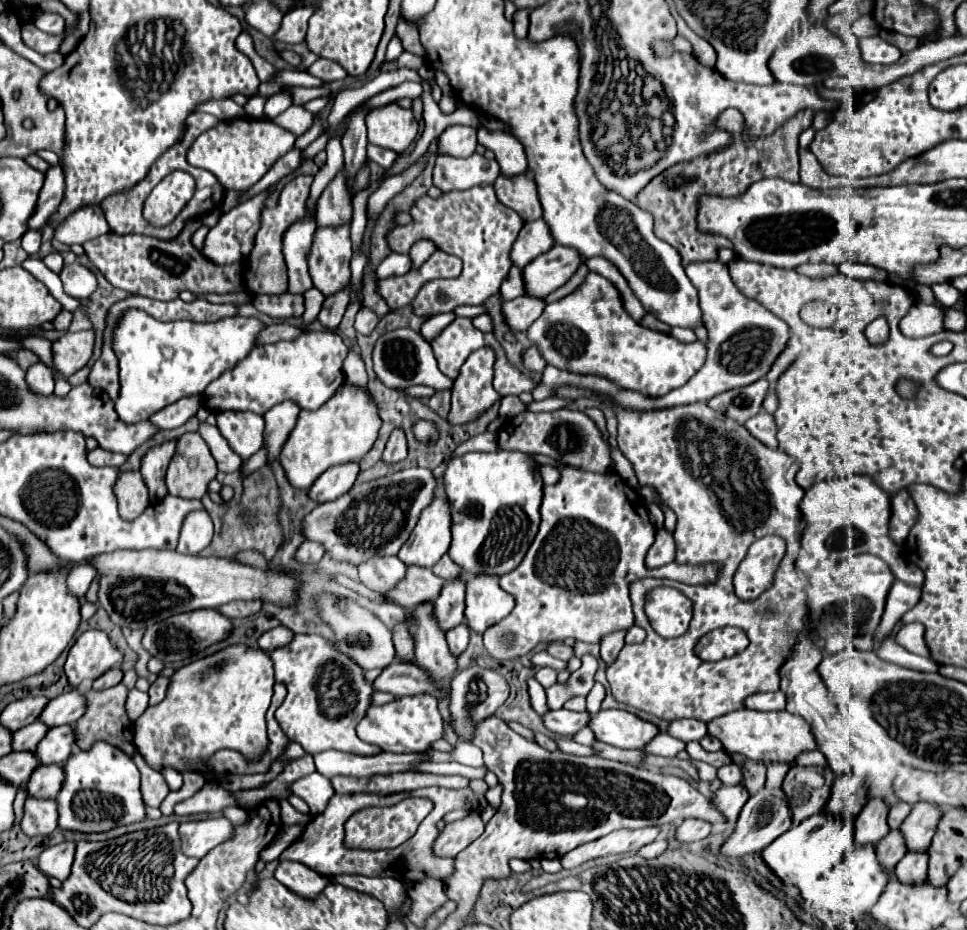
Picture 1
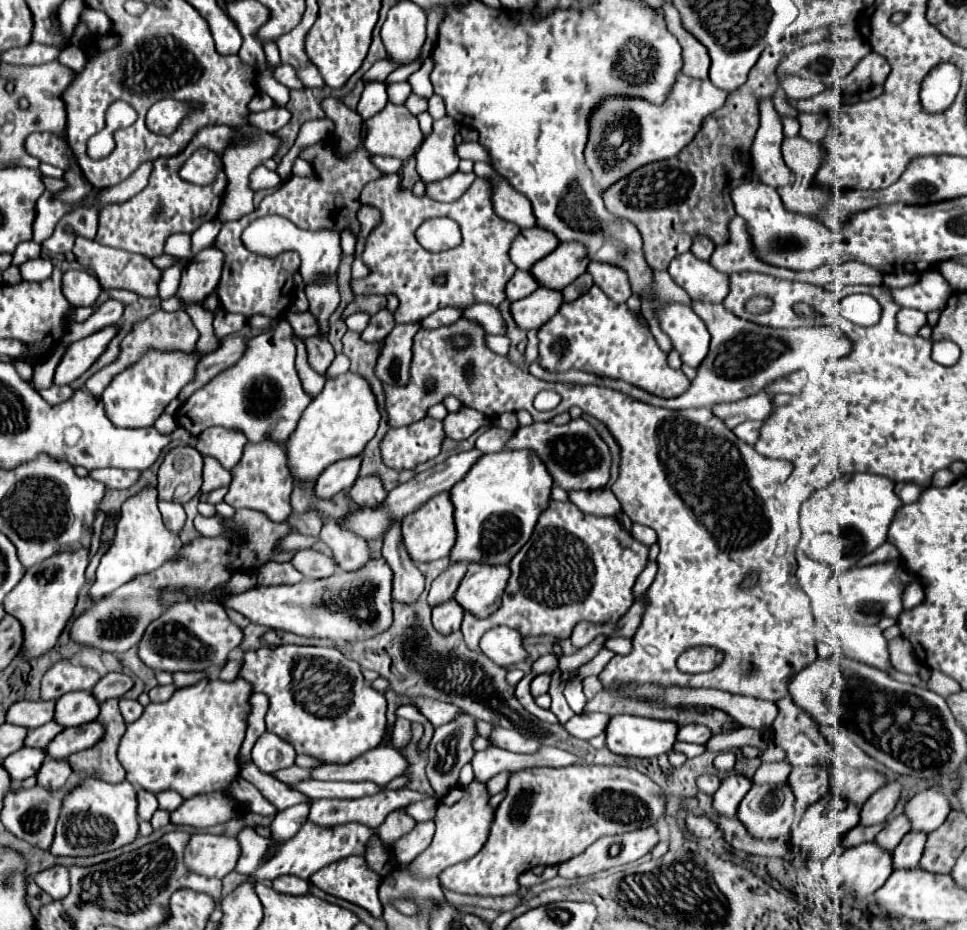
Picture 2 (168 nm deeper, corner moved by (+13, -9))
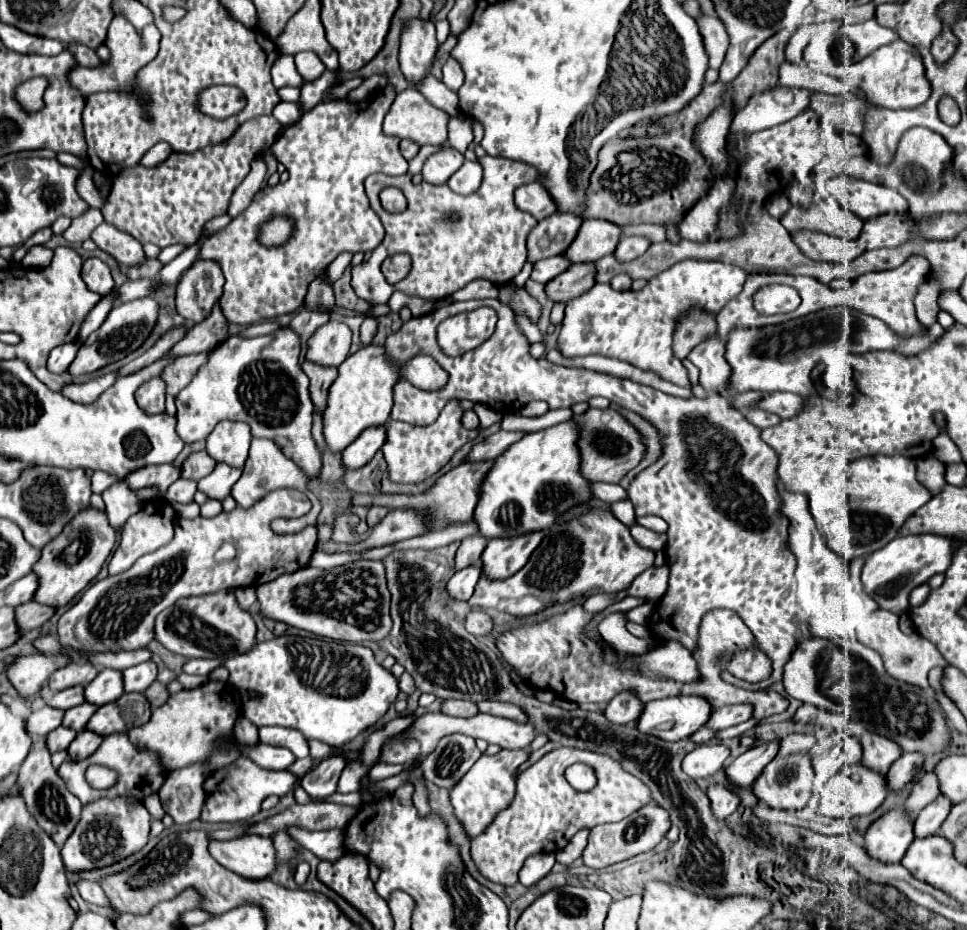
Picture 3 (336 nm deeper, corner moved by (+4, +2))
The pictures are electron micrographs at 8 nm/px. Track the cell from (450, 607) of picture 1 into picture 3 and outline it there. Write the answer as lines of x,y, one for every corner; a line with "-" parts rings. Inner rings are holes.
480,535
466,537
466,539
462,541
458,553
456,553
456,571
464,569
464,567
468,567
468,565
478,565
486,543
488,543
488,539
486,539
486,537
480,537

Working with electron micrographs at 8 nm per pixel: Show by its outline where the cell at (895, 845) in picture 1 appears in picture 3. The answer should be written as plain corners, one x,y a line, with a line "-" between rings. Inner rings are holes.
934,771
924,773
912,787
912,793
906,801
906,811
916,817
928,803
932,803
940,795
940,781

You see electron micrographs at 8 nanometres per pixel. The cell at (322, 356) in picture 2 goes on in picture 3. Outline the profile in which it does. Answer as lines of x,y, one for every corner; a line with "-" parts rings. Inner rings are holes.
302,363
304,373
310,379
310,399
314,403
314,411
318,411
320,415
326,409
326,397
328,397
328,387
336,381
338,371
332,367
318,367
312,363

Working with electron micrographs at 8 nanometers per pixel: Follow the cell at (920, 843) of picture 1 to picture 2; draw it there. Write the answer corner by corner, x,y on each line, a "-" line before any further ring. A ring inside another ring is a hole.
921,790
905,804
905,816
911,820
911,832
925,832
939,828
947,814
951,812
951,804
941,792

